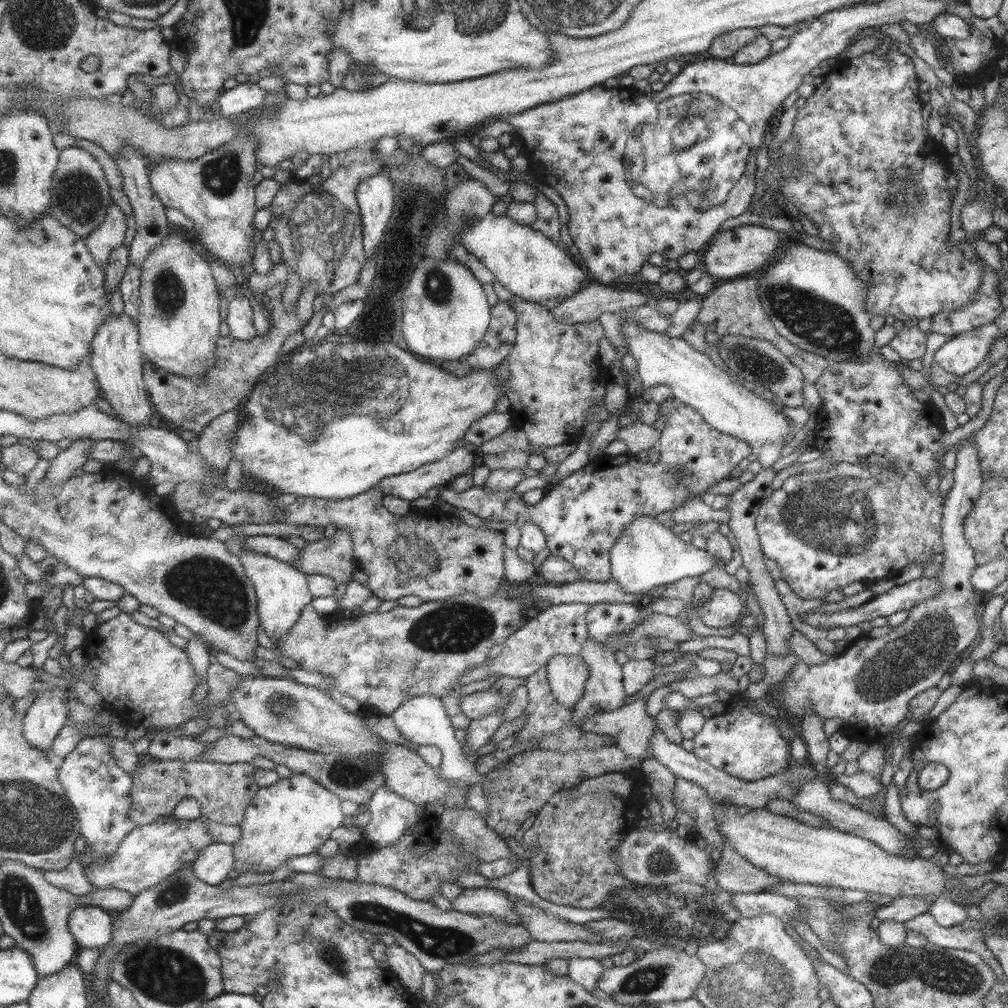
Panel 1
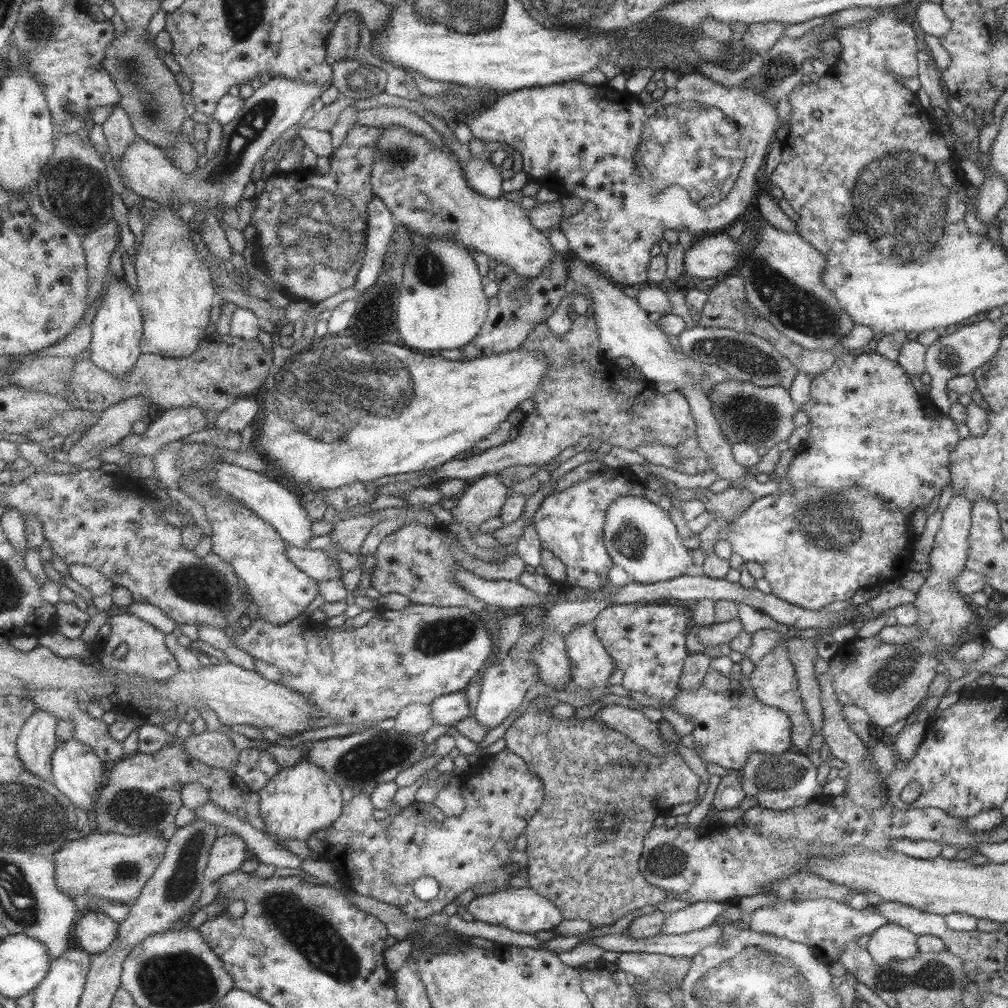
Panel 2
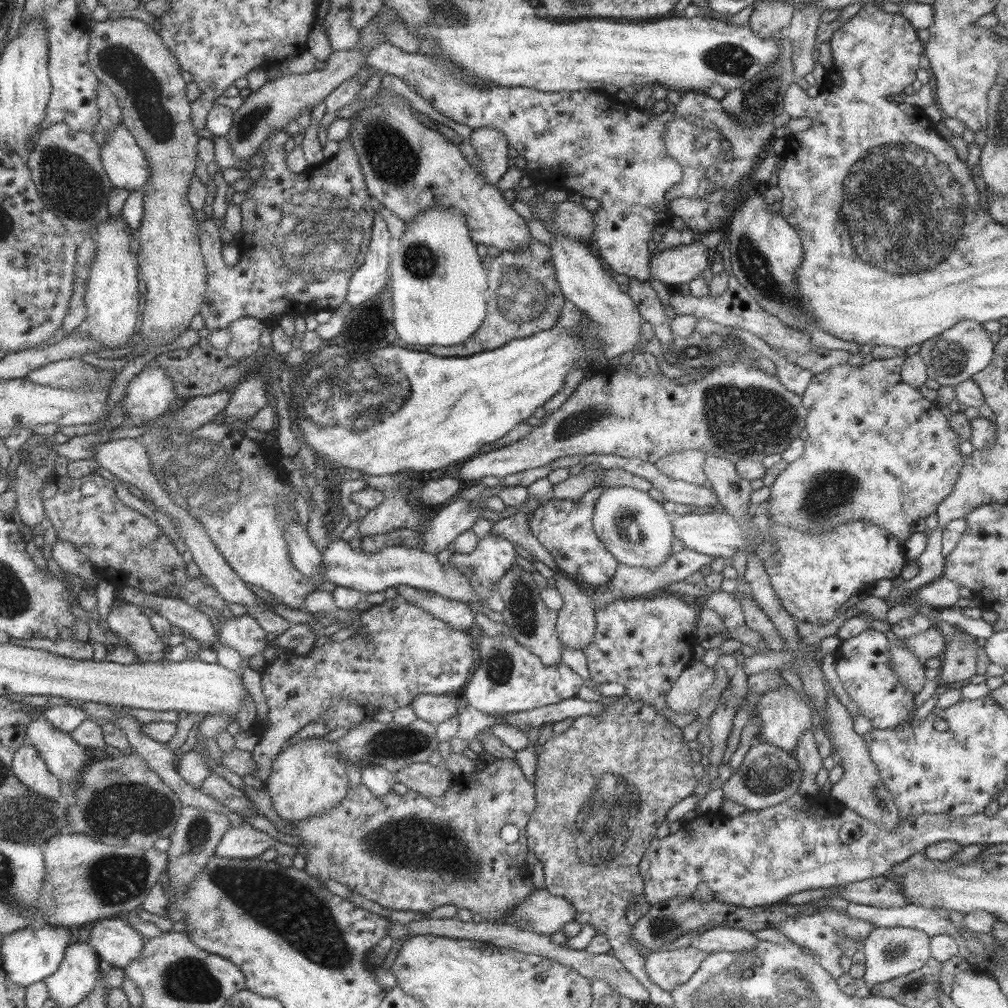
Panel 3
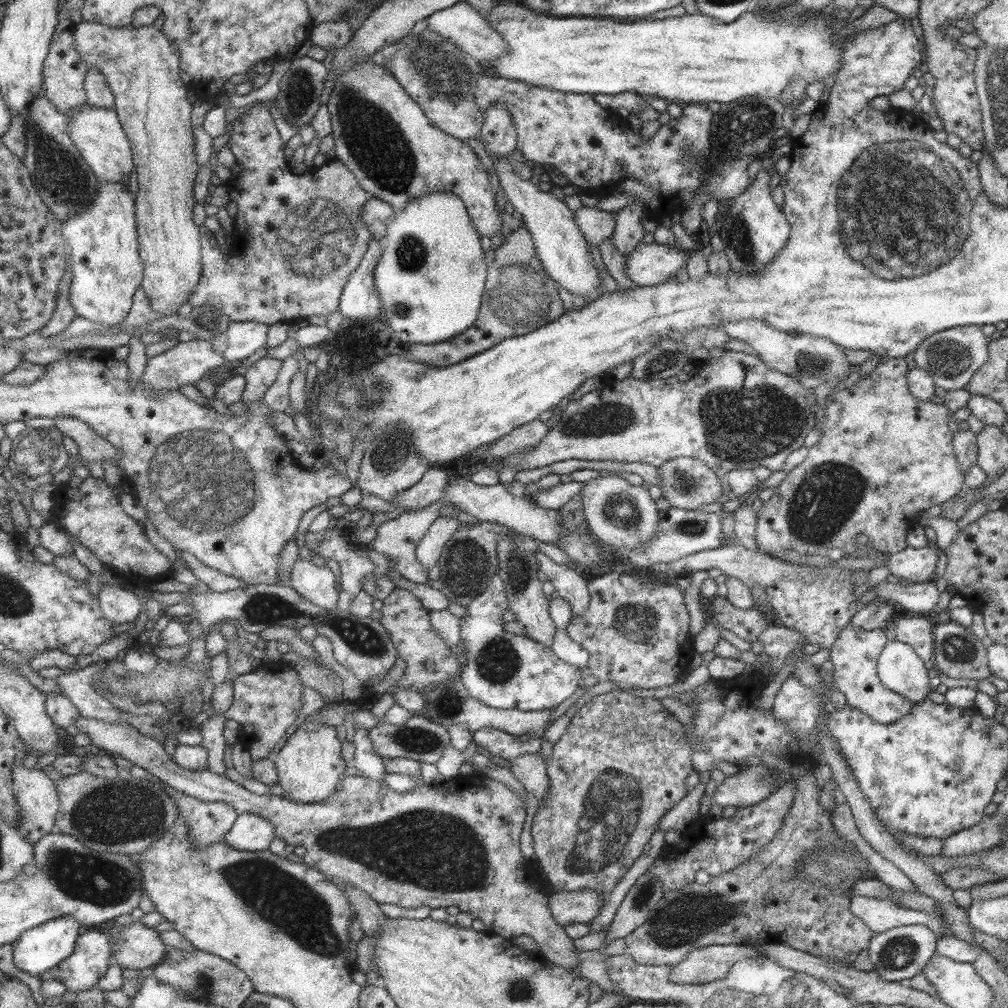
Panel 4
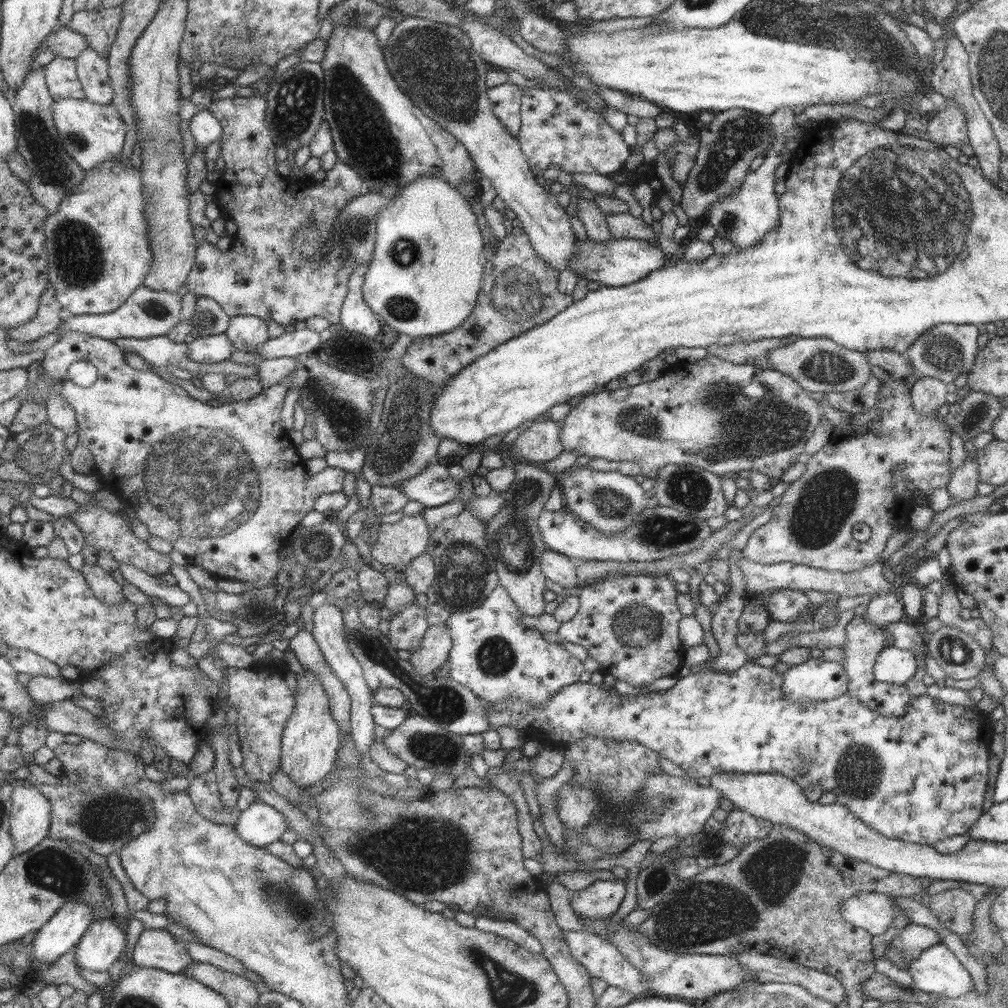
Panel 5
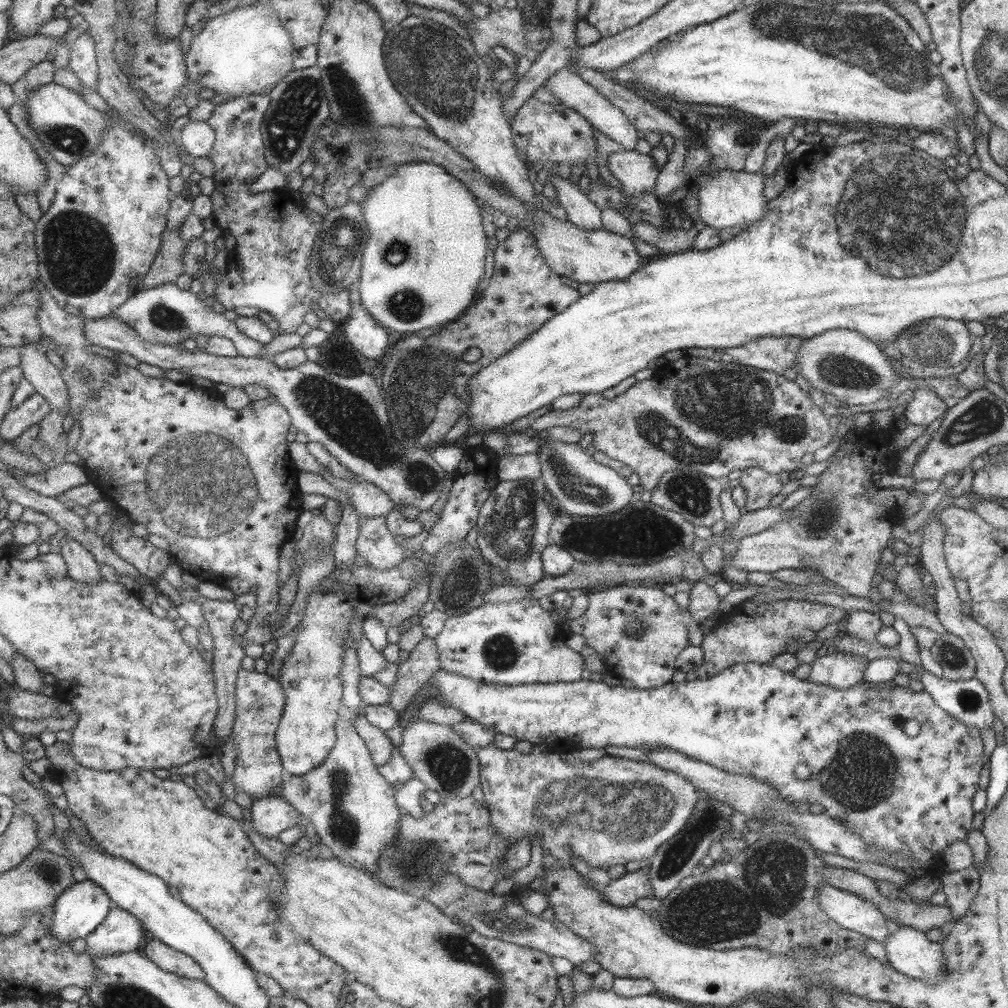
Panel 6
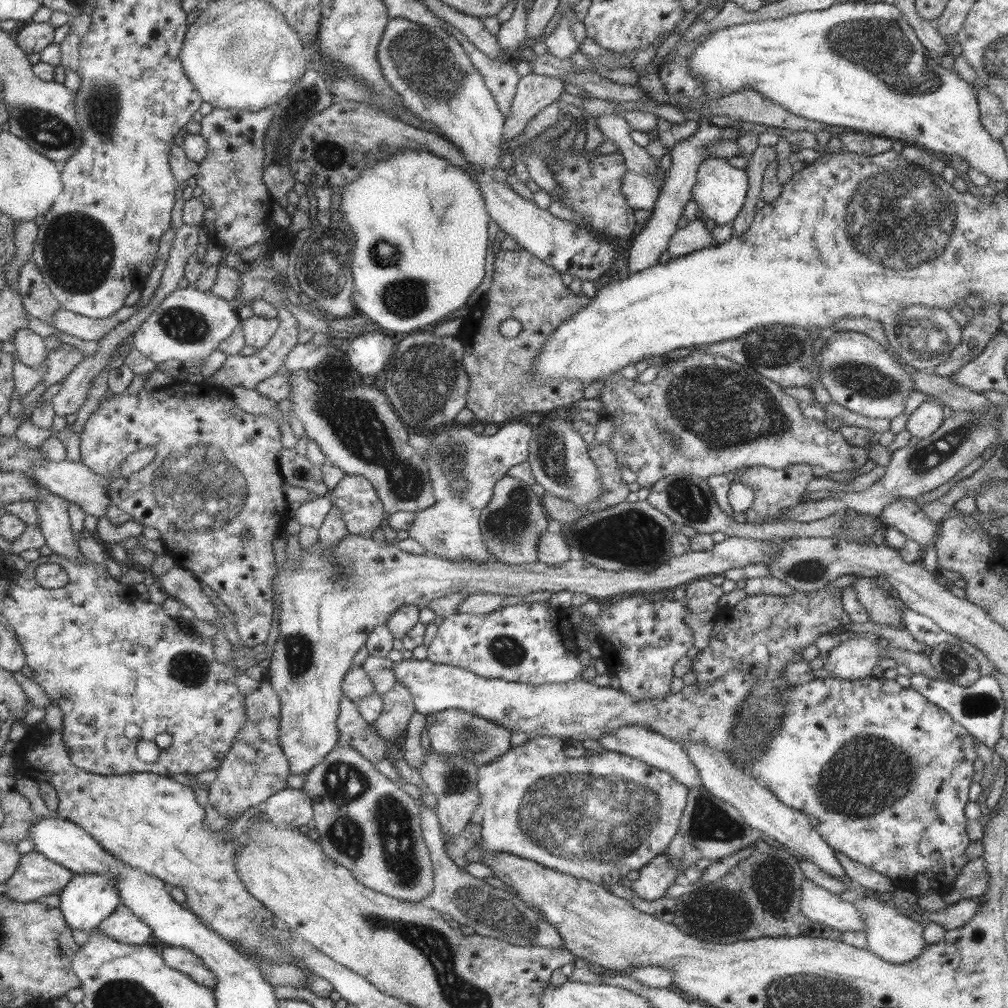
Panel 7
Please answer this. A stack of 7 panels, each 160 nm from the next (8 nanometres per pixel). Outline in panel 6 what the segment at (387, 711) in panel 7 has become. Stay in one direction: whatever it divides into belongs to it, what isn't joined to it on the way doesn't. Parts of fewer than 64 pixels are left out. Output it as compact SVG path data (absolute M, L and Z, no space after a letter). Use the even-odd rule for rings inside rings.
M423 638L408 654L406 660L399 662L396 668L394 683L388 687L391 710L401 714L411 702L413 694L426 686L432 674L439 670L438 649L435 640Z

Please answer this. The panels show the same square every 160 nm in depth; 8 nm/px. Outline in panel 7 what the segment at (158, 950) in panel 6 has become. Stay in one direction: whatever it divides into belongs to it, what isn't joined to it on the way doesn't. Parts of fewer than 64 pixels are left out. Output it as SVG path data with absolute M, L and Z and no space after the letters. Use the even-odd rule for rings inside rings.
M164 946L161 953L171 970L177 970L181 974L187 975L195 983L214 990L215 975L211 974L206 966L203 966L203 962L193 951L181 947Z

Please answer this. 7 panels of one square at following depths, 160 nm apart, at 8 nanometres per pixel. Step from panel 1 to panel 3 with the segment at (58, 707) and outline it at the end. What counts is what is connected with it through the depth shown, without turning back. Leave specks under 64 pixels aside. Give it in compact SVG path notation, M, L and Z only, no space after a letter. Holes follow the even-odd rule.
M30 741L15 753L13 768L15 776L29 790L45 798L61 801L61 781L51 772L50 767Z

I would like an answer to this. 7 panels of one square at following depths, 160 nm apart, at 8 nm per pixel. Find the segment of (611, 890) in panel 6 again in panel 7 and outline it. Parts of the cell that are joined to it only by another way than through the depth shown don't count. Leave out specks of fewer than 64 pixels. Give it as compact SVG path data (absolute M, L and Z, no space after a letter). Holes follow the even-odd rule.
M665 853L654 857L650 863L643 866L638 872L637 880L631 882L630 890L638 898L645 901L654 901L665 895L665 891L675 882L679 874L667 860Z

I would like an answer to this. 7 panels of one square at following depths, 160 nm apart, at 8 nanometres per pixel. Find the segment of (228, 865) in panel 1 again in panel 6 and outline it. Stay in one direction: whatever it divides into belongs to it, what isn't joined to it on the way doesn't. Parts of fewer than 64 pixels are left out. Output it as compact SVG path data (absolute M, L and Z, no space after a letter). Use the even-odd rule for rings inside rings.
M283 796L254 799L249 810L251 812L249 826L263 838L277 838L280 832L300 822L300 812Z

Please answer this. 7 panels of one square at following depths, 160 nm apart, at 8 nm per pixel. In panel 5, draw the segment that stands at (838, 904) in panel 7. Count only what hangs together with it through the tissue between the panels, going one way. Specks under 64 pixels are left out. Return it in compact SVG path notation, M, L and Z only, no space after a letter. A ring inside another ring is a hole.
M858 893L841 902L839 915L851 926L875 936L889 930L893 909L884 893Z

